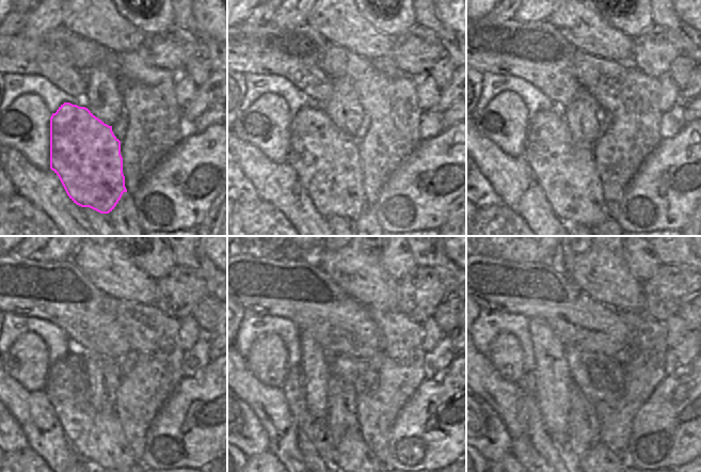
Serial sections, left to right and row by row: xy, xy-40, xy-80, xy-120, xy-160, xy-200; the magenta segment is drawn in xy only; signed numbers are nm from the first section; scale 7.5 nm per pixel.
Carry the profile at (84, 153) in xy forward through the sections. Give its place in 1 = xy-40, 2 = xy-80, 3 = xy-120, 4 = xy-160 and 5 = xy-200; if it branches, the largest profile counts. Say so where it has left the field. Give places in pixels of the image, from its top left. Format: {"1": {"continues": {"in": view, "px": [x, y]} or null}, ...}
{"1": {"continues": {"in": "xy-40", "px": [327, 160]}}, "2": {"continues": {"in": "xy-80", "px": [567, 173]}}, "3": {"continues": {"in": "xy-120", "px": [99, 439]}}, "4": {"continues": {"in": "xy-160", "px": [352, 453]}}, "5": {"continues": {"in": "xy-200", "px": [599, 453]}}}

